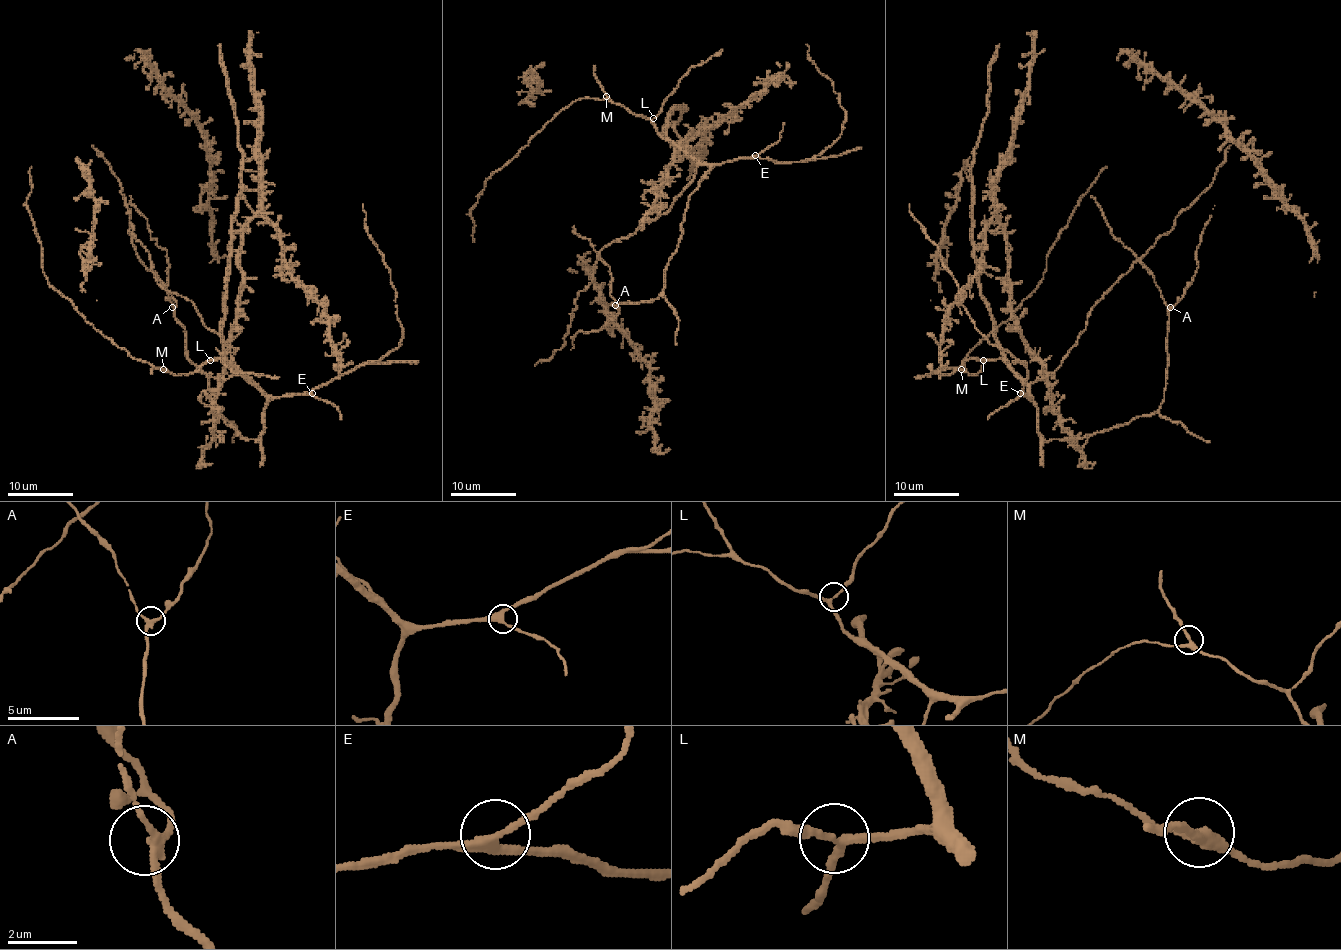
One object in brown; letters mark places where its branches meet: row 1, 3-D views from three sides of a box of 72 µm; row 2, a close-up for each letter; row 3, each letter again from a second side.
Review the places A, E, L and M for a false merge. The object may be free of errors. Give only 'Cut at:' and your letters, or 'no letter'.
Cut at: no letter

